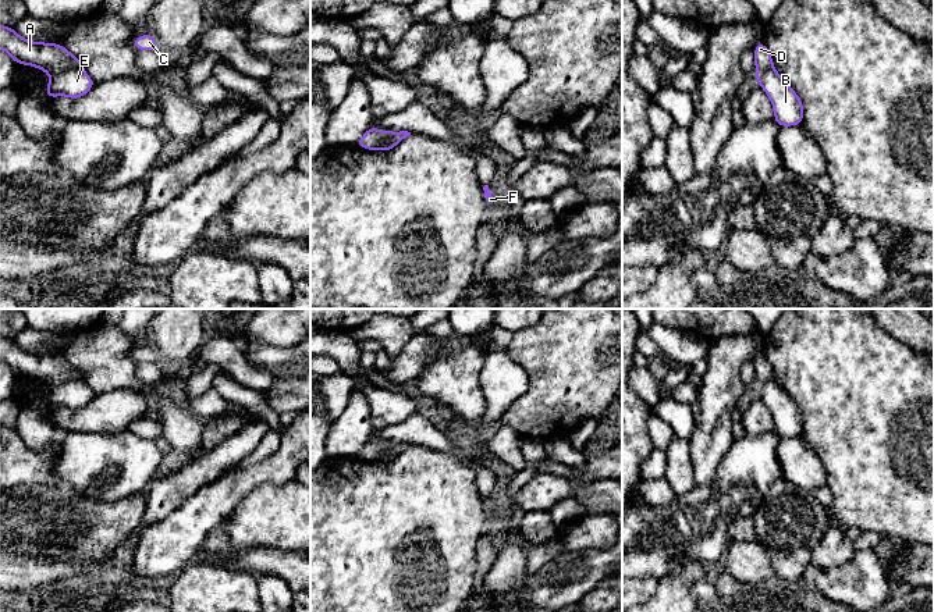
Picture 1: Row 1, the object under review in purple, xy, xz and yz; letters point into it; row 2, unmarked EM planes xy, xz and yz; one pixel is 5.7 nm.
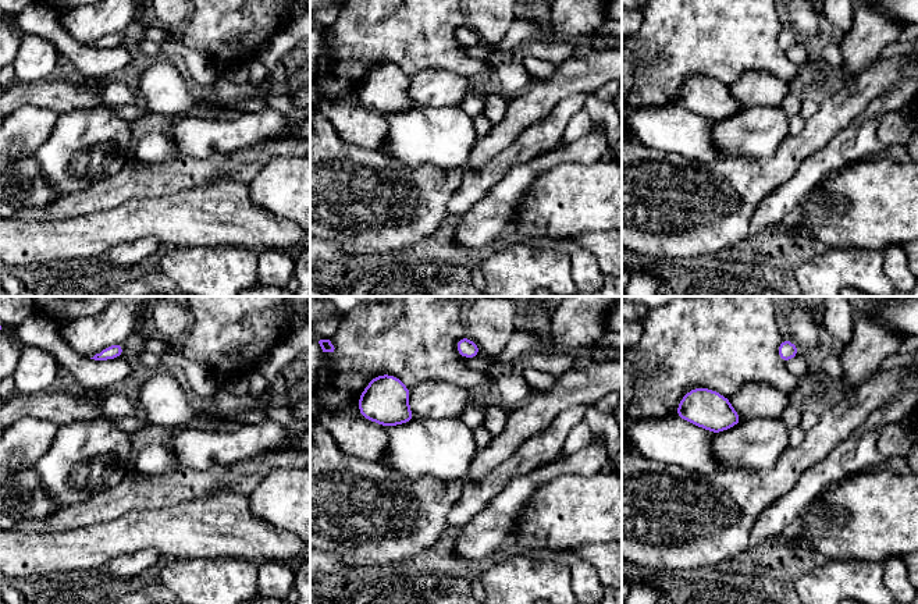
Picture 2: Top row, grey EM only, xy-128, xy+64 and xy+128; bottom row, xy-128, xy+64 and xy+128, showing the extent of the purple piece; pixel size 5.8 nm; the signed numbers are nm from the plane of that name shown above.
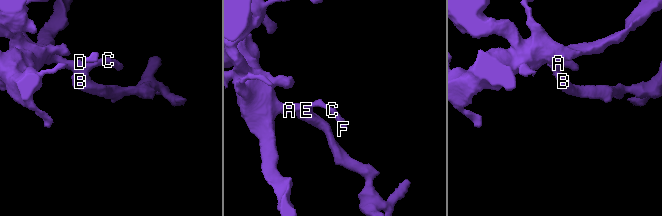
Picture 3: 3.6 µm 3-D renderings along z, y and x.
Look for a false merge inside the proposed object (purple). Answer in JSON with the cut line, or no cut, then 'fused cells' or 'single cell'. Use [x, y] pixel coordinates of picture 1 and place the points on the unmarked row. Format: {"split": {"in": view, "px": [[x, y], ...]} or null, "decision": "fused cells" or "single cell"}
{"split": {"in": "xy", "px": [[82, 380], [66, 380], [50, 388]]}, "decision": "fused cells"}

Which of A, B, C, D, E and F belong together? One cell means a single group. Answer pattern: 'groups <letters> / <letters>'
groups A C D F / B E

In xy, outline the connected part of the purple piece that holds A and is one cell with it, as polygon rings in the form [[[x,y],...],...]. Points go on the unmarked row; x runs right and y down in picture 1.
[[[0,337],[0,360],[7,363],[15,376],[36,378],[50,388],[65,381],[84,381],[84,374],[64,357],[24,351],[11,338],[6,337]]]

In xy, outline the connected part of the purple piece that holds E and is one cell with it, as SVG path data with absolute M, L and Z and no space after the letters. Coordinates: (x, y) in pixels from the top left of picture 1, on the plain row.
M65 381L58 387L50 388L45 406L49 410L56 408L79 410L84 409L95 395L84 381Z

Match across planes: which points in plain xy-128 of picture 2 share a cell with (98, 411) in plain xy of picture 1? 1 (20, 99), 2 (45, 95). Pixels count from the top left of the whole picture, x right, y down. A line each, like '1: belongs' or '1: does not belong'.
1: belongs
2: belongs

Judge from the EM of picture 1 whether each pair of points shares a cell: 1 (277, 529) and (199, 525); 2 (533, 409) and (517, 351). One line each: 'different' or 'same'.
1: different
2: same

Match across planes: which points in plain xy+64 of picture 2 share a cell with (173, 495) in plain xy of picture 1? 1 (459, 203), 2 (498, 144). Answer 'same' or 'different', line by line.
1: same
2: different

